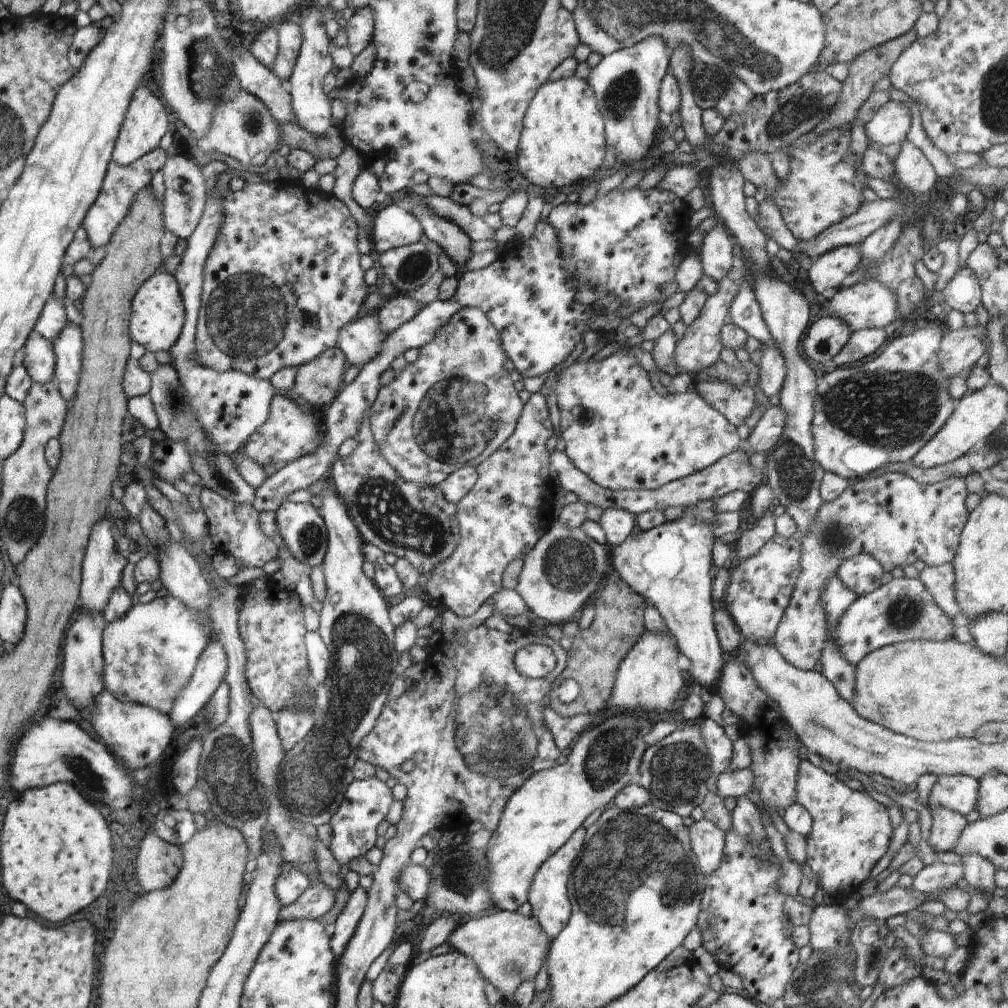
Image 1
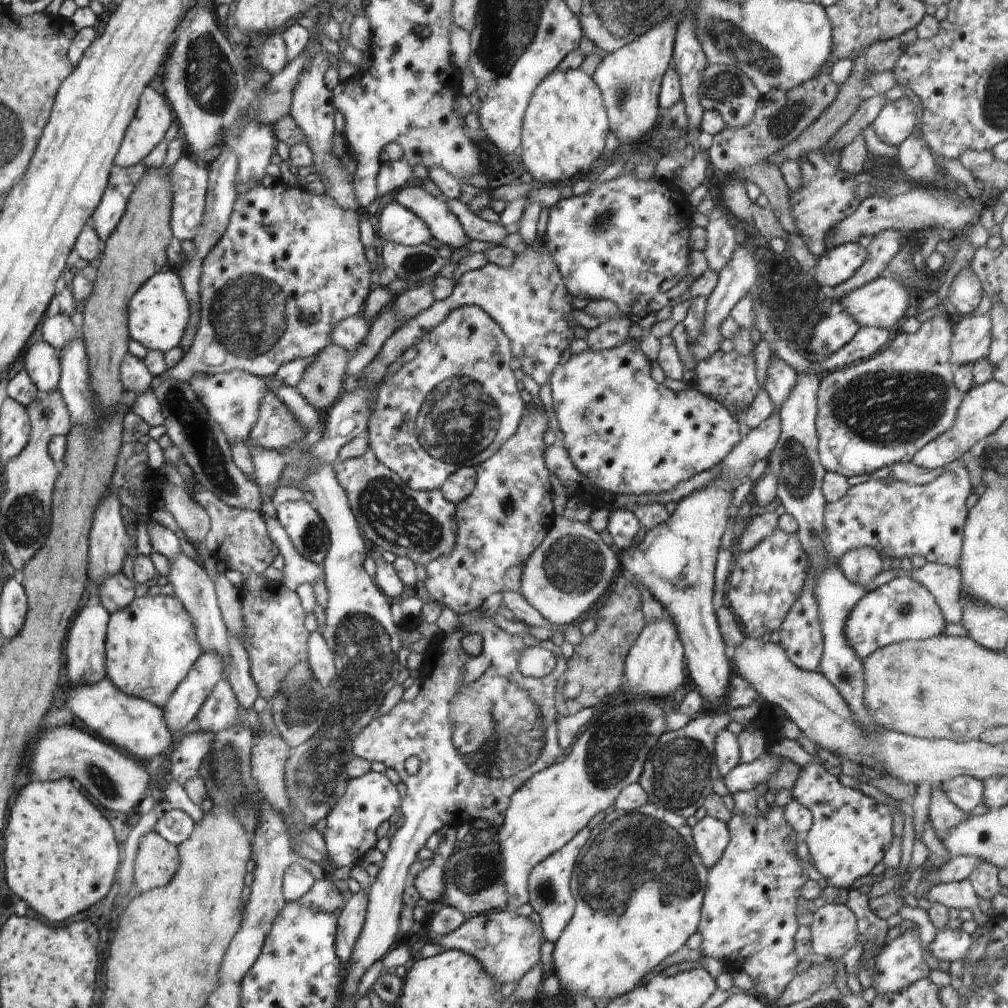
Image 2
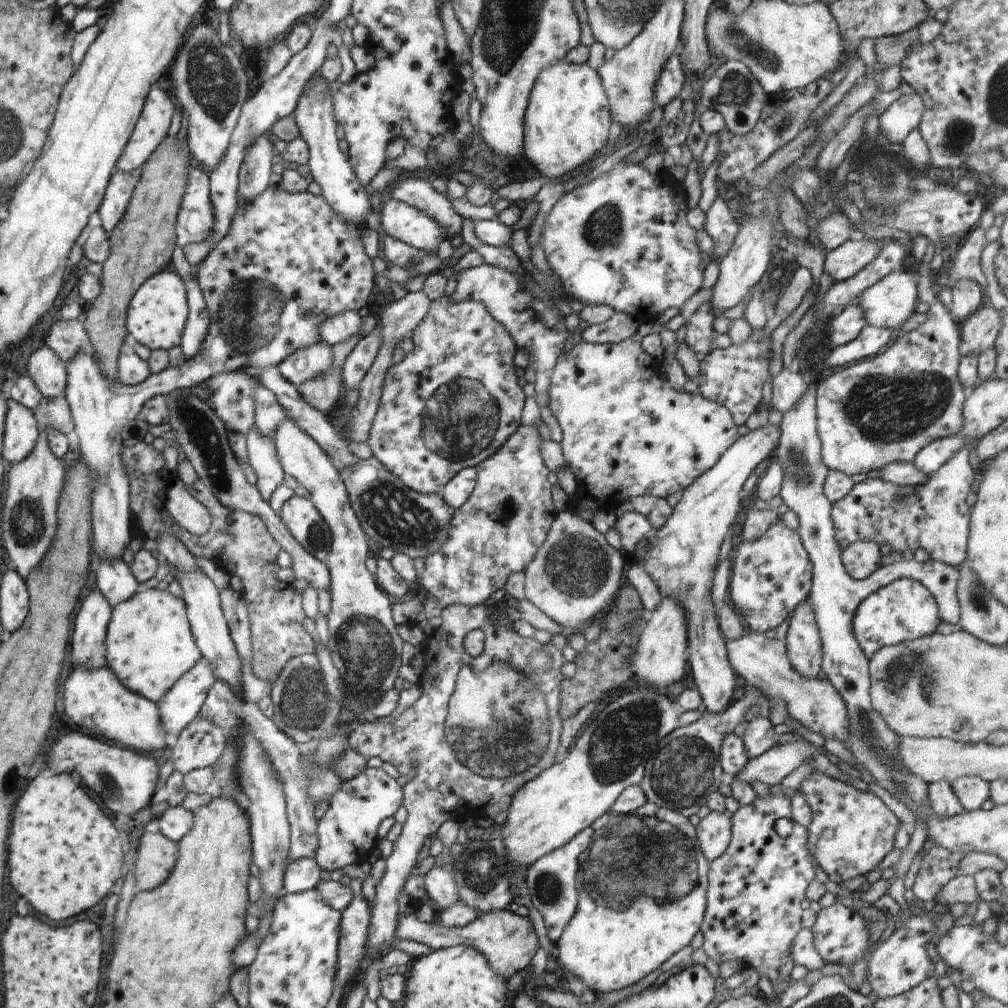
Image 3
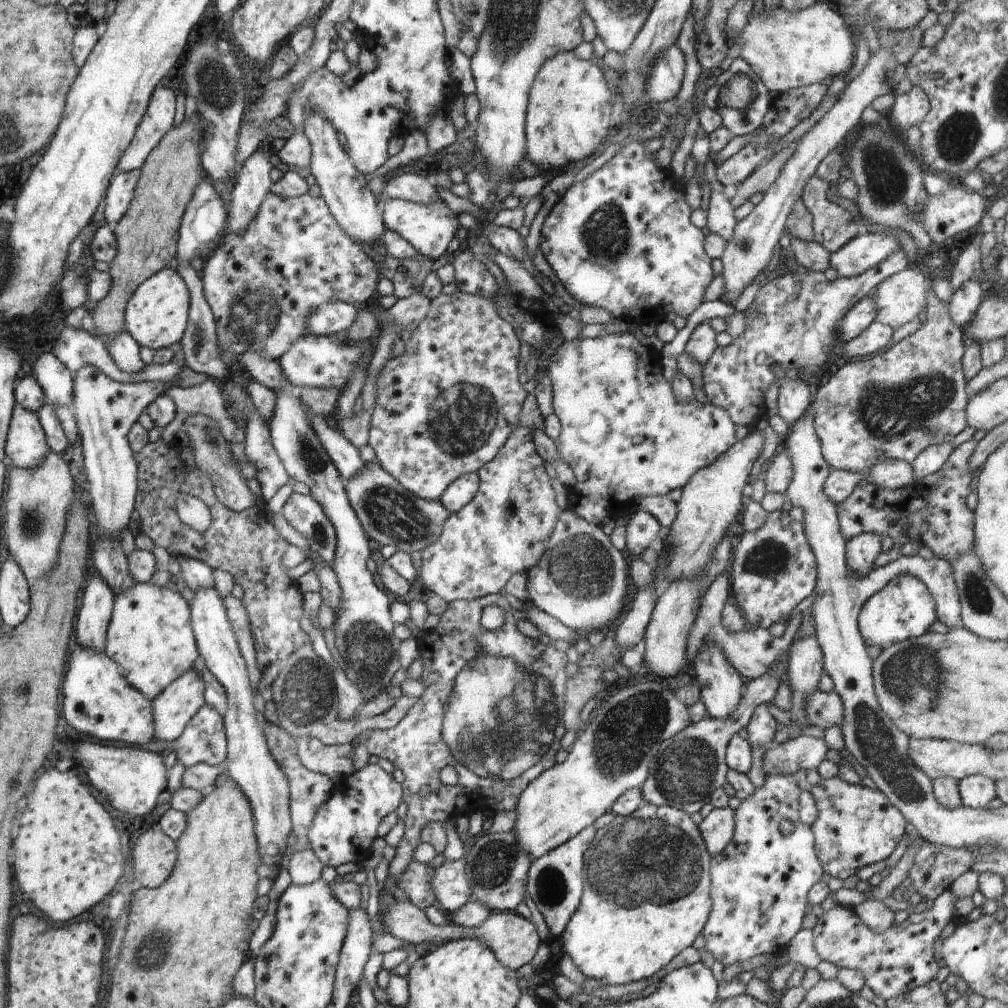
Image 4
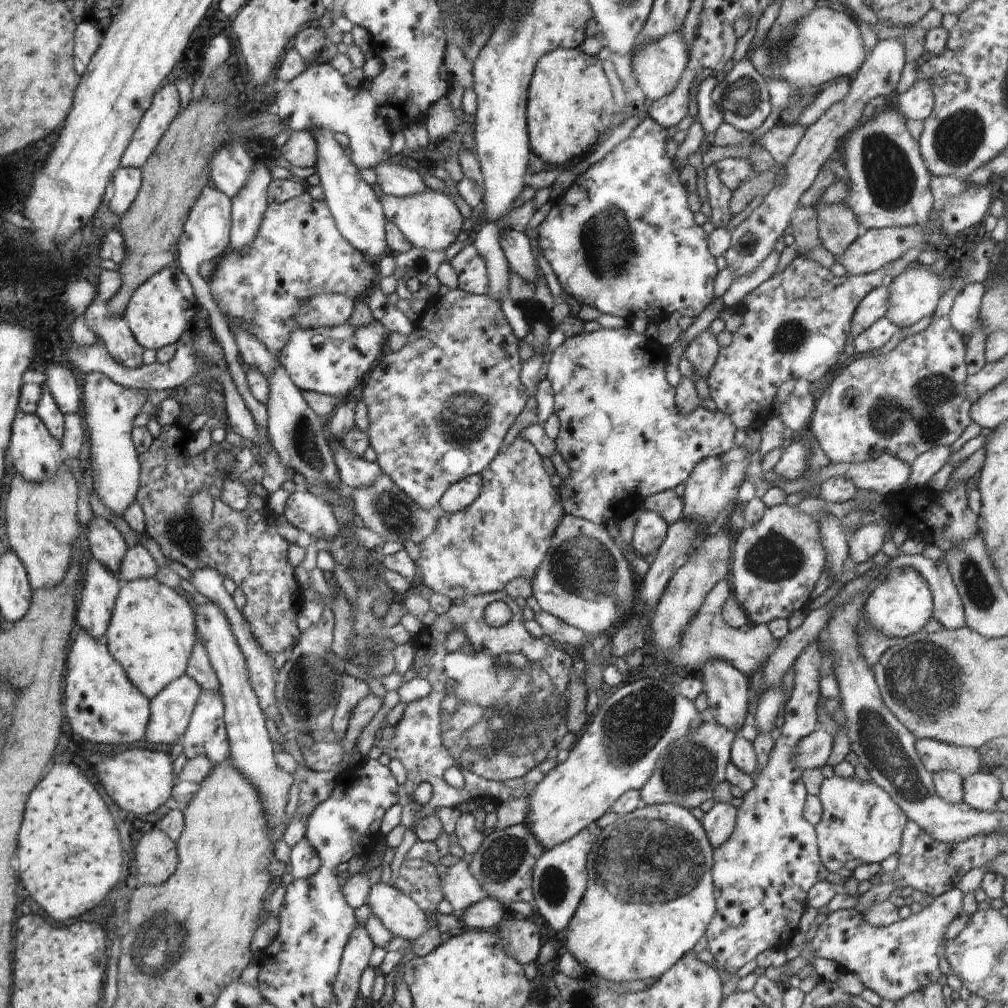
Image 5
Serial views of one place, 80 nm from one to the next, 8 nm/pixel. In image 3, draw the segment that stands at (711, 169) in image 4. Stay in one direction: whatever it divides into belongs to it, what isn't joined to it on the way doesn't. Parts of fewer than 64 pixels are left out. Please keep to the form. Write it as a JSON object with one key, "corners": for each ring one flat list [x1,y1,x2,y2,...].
{"corners":[[718,194,712,206,706,212,706,221,703,227,714,241,714,248,710,257,717,264,730,250,739,229,739,224,732,217,730,208,719,196]]}

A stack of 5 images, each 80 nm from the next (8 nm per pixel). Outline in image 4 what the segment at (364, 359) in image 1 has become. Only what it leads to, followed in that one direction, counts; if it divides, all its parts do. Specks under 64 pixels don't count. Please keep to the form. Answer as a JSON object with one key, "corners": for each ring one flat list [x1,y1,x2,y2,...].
{"corners":[[332,300,328,304,318,306,308,318,306,328,316,336,334,336,334,334,346,334,348,328,354,324,358,309,352,304,342,300]]}

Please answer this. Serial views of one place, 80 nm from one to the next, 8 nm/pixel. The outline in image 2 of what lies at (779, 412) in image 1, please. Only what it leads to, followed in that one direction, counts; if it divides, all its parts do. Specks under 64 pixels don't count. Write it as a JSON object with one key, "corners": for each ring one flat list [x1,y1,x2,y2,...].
{"corners":[[771,414,766,420,761,422,740,439,740,442,723,458,723,470,721,478,715,481,710,487,697,490,690,496,683,498,676,507,672,515,659,525,646,533,644,539,637,544,628,547,627,550,619,552,619,560,622,566,622,574,632,575,642,586,645,586,656,600,664,607,665,614,673,620,676,632,683,646,685,654,686,670,689,680,695,683,697,691,702,698,706,698,712,704,712,711,719,710,721,704,725,702,728,685,734,672,734,668,728,663,728,652,722,640,717,618,712,605,712,596,715,590,715,564,718,551,721,549,721,538,728,528,727,520,736,511,731,506,732,491,743,484,743,480,748,478,753,464,768,456,769,452,776,446,781,433,781,418,779,414]]}

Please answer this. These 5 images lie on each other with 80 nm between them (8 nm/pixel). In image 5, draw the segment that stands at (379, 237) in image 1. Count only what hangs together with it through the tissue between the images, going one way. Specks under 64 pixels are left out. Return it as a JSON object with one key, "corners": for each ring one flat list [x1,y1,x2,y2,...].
{"corners":[[430,188,424,193,408,197,382,194,379,202,386,219,400,228,404,238,407,238,413,247,429,251,445,251,456,242,456,237,462,230,464,218,458,207,450,198]]}

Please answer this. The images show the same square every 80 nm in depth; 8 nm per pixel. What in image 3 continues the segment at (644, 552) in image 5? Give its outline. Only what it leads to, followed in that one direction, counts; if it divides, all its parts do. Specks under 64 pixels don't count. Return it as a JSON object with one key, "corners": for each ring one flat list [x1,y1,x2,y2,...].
{"corners":[[628,511,625,513,618,513,615,527,618,534,621,536,622,549,626,550,628,554,633,553,636,544,640,540,652,542,656,529,648,522,642,513]]}

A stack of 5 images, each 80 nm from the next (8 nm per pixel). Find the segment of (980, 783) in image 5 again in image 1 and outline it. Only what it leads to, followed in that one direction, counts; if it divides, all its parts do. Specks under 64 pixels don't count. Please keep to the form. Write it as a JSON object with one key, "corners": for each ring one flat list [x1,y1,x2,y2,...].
{"corners":[[940,775,928,795,926,806,930,810,939,805,966,817,977,808,979,786,979,780,968,775]]}

